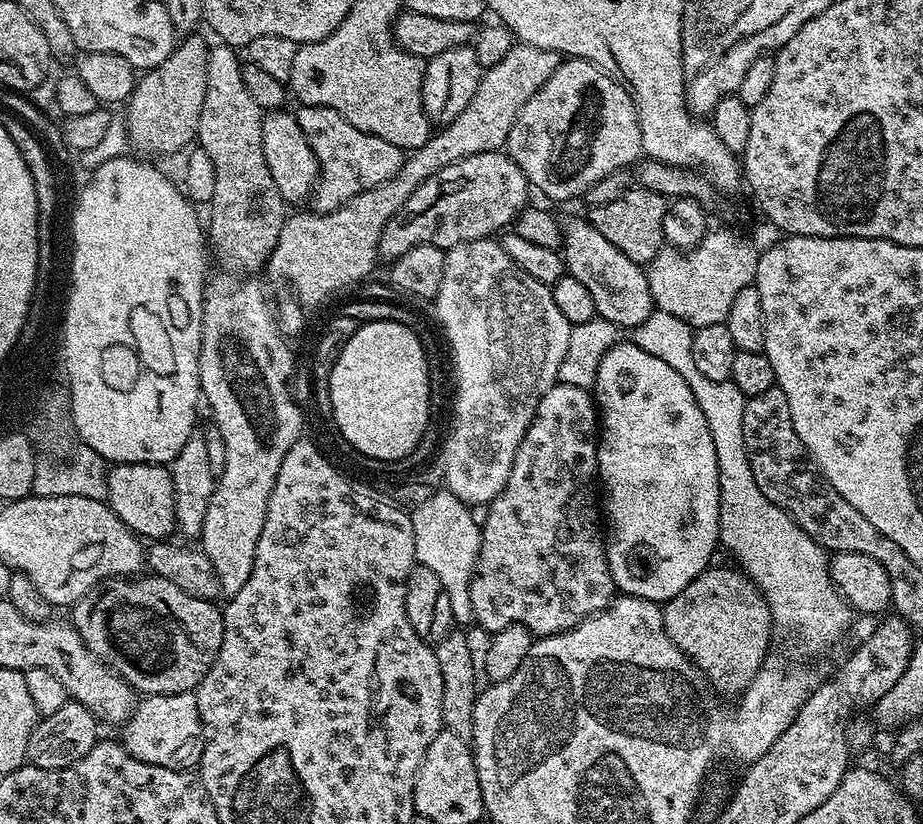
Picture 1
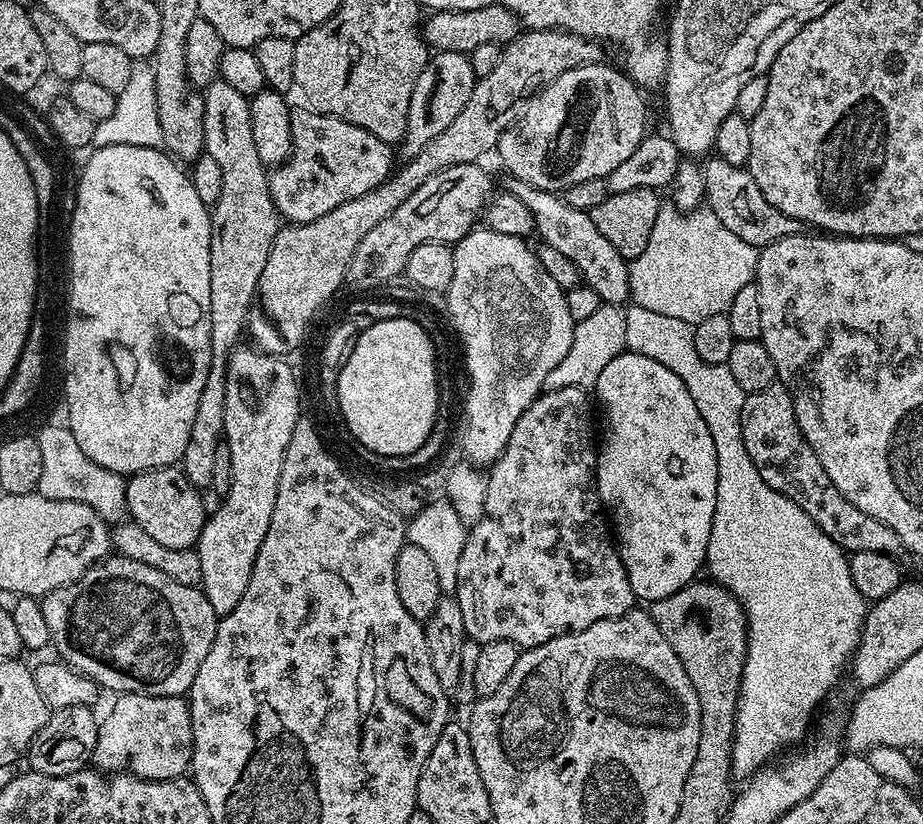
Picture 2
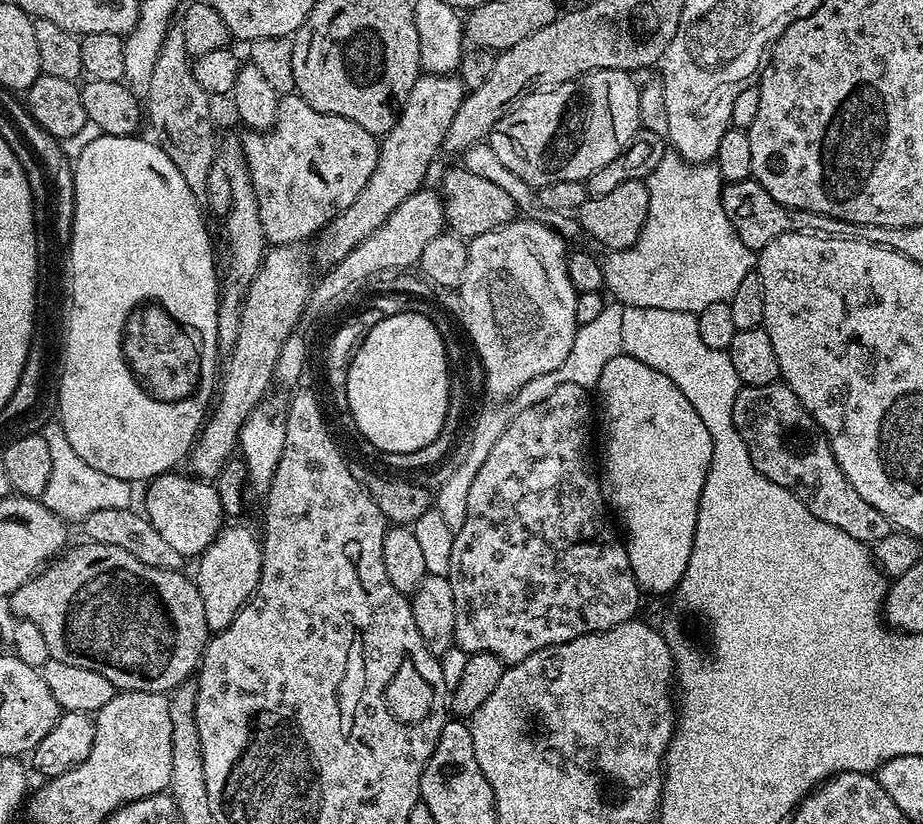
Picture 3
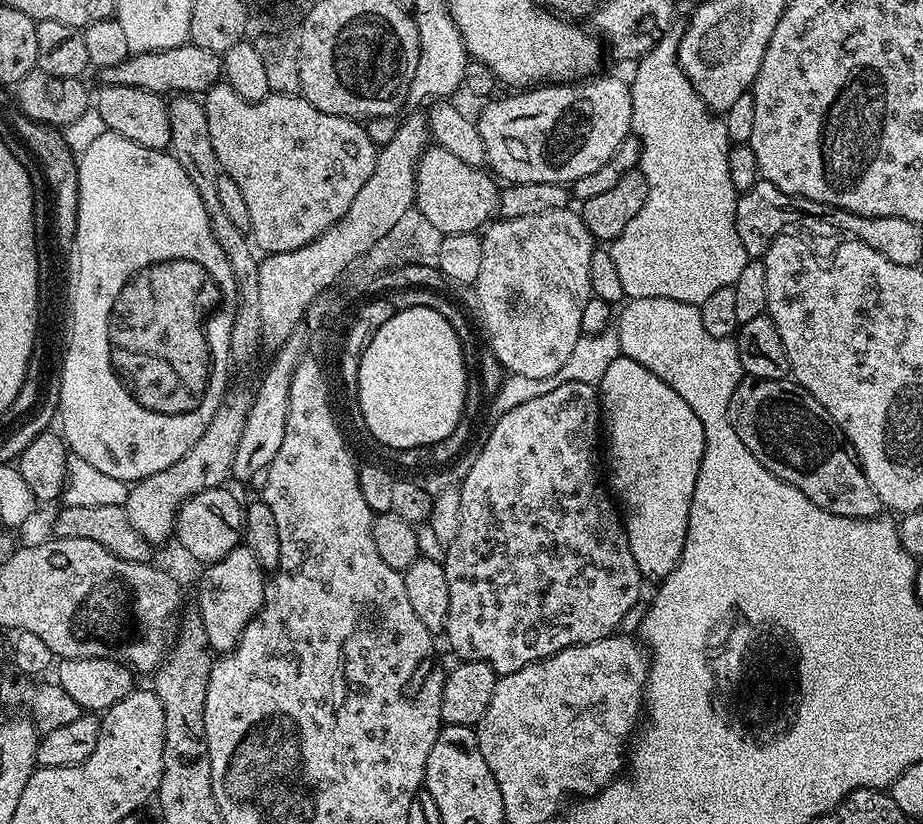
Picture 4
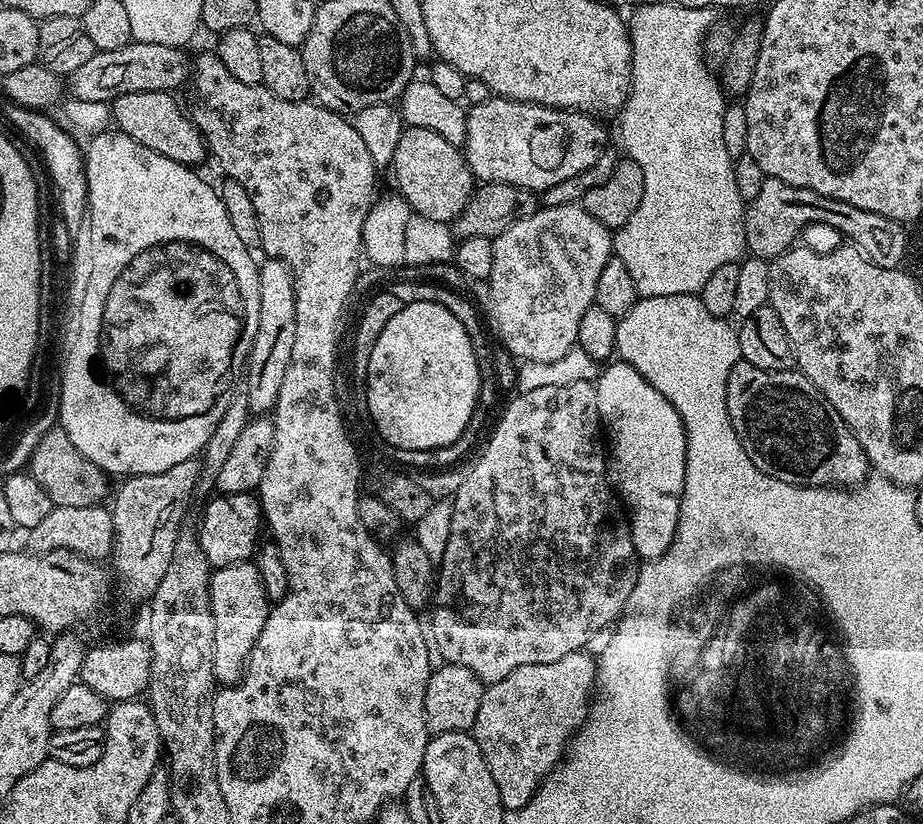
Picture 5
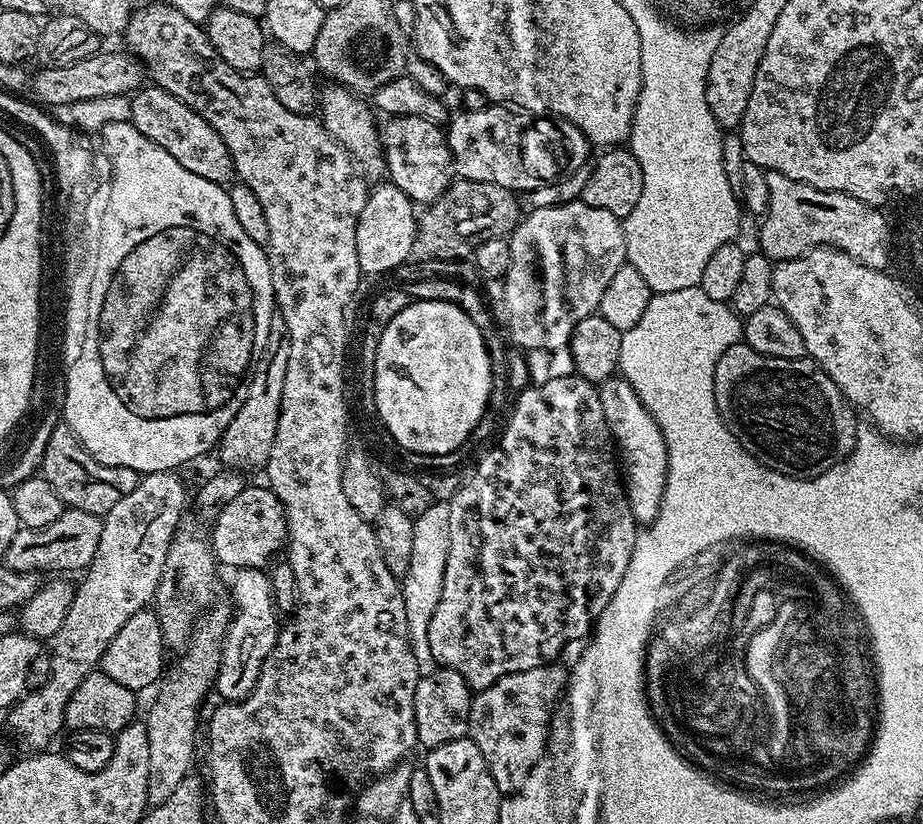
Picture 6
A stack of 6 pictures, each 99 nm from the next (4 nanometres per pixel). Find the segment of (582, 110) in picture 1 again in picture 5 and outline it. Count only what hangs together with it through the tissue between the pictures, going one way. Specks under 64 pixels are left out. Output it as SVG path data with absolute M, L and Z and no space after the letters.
M493 98L471 105L467 114L466 138L462 151L473 177L485 184L509 184L531 188L533 192L540 194L545 188L558 186L558 182L566 182L566 178L574 178L574 174L586 170L586 166L592 165L609 143L608 132L600 125L603 123L597 117L575 110L546 108L543 104L524 104L520 100Z

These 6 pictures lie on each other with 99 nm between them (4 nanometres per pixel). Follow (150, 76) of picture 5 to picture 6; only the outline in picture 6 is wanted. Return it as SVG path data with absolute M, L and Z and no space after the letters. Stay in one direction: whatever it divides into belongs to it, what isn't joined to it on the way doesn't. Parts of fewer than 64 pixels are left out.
M101 50L90 58L82 58L82 62L74 62L69 68L41 67L40 73L37 76L35 73L31 81L31 91L36 91L35 99L44 106L86 102L87 99L102 98L108 95L128 96L135 93L145 83L146 73L141 61L127 51L124 52Z

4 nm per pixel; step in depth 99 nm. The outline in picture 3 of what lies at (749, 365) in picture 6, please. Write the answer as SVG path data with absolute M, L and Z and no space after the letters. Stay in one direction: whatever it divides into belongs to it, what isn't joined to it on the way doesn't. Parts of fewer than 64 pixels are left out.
M787 384L741 387L738 398L734 398L734 426L738 426L738 434L742 434L742 442L746 442L750 462L754 462L756 469L770 478L770 482L790 490L814 518L822 518L822 522L846 530L846 534L869 546L894 531L890 521L850 486L834 458L828 436Z

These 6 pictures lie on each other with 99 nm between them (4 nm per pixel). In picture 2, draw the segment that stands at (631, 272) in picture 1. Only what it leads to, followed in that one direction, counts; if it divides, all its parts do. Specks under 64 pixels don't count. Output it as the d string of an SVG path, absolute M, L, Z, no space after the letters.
M505 175L503 179L503 191L517 196L529 208L530 214L534 214L535 235L541 236L539 239L543 243L554 246L554 250L558 250L565 258L570 258L574 266L578 266L581 281L590 290L594 290L594 294L598 294L601 302L627 305L630 300L629 261L624 260L622 254L618 254L618 250L610 246L610 242L606 242L606 237L594 227L591 215L582 210L574 210L574 206L565 202L563 195L530 186L530 182L522 182L513 176Z

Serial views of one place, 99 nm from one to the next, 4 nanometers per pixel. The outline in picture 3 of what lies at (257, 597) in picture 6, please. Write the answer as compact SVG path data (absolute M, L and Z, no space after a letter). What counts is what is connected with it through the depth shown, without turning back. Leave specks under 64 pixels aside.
M236 524L225 526L216 534L216 540L200 553L194 579L198 594L202 594L202 606L206 610L206 622L213 633L220 632L242 610L242 606L256 593L262 570L261 541L248 528Z

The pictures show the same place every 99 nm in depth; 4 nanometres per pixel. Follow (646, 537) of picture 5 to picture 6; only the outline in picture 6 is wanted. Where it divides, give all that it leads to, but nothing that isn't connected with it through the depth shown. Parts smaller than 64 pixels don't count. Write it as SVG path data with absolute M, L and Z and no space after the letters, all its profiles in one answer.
M617 374L599 385L602 410L606 414L606 426L610 426L612 443L618 453L618 471L622 477L624 492L628 495L630 510L637 525L647 526L658 514L664 497L664 487L668 477L668 451L658 430L658 422L642 406L634 386Z

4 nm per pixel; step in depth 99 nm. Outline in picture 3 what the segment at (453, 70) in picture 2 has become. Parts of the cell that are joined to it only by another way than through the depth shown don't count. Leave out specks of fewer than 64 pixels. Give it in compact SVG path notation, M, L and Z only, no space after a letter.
M422 74L414 82L406 102L400 106L400 114L396 117L396 125L379 141L380 153L374 166L374 174L370 174L370 182L362 186L362 194L346 206L342 214L338 214L329 222L315 241L316 260L324 266L335 266L344 263L346 254L362 243L374 230L378 230L410 198L410 194L425 187L428 171L432 168L432 159L441 155L446 138L446 130L450 130L450 122L454 122L454 114L458 114L458 106L462 106L466 89L459 75L431 76Z

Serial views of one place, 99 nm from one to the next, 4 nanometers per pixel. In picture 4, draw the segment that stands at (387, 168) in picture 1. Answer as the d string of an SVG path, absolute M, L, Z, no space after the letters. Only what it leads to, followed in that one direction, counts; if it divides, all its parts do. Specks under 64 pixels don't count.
M217 82L203 93L202 103L214 154L223 175L234 178L238 190L242 190L250 214L250 236L261 253L298 250L321 236L350 210L350 202L354 202L358 190L362 190L374 170L378 145L368 137L365 125L344 116L326 114L299 94L270 94L264 100L246 100L226 82Z

